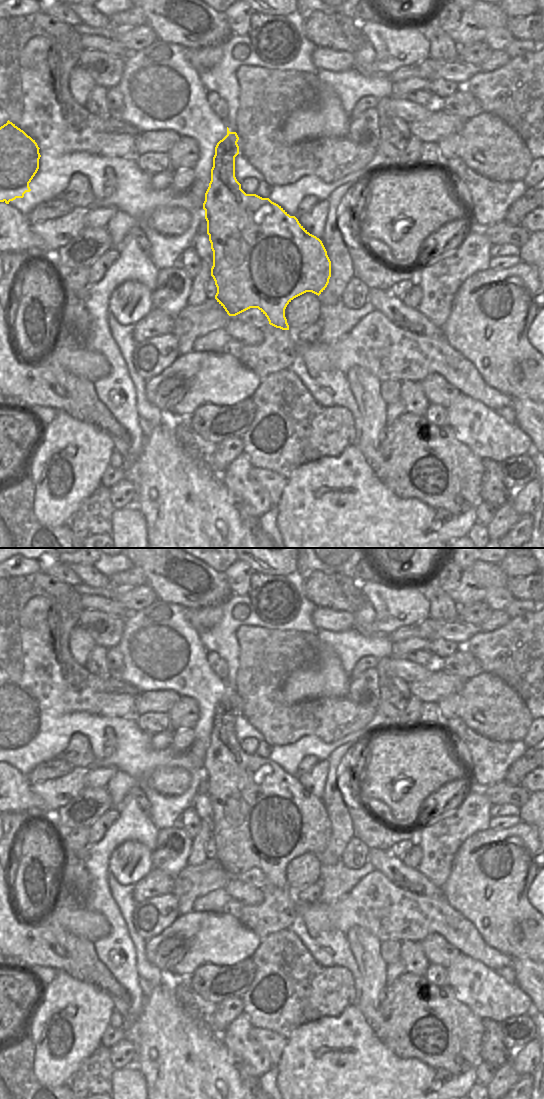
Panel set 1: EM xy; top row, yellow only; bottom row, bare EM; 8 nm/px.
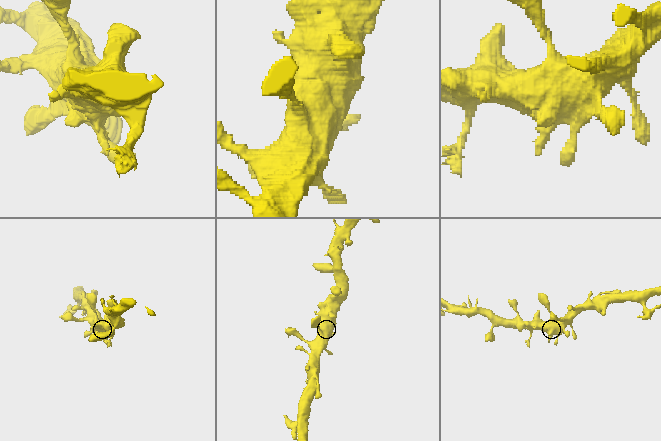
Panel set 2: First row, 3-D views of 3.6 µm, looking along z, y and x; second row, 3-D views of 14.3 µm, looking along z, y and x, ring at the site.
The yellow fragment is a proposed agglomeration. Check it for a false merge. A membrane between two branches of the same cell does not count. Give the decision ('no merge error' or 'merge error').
no merge error

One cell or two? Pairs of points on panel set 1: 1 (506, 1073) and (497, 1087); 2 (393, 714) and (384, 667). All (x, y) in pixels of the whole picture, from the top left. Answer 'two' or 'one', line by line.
1: one
2: one

